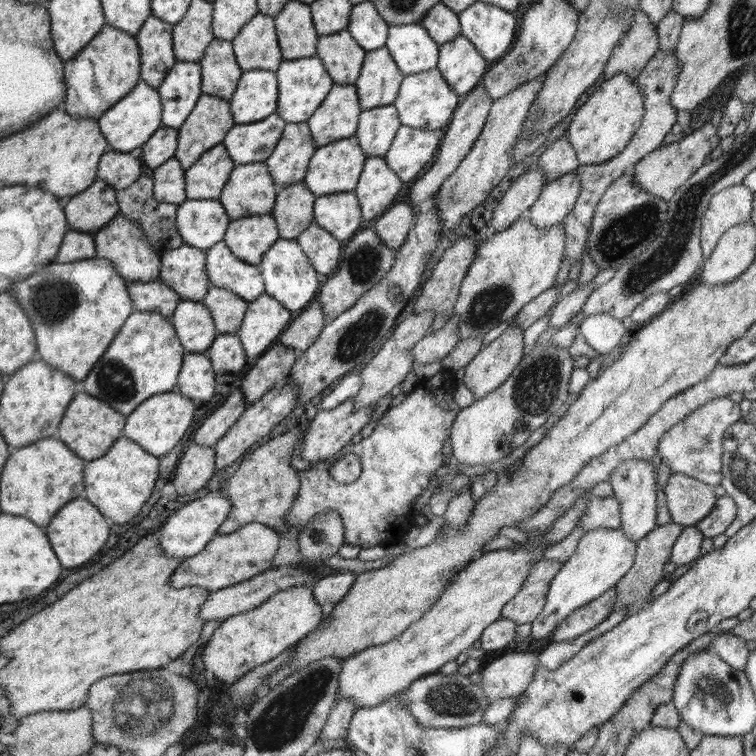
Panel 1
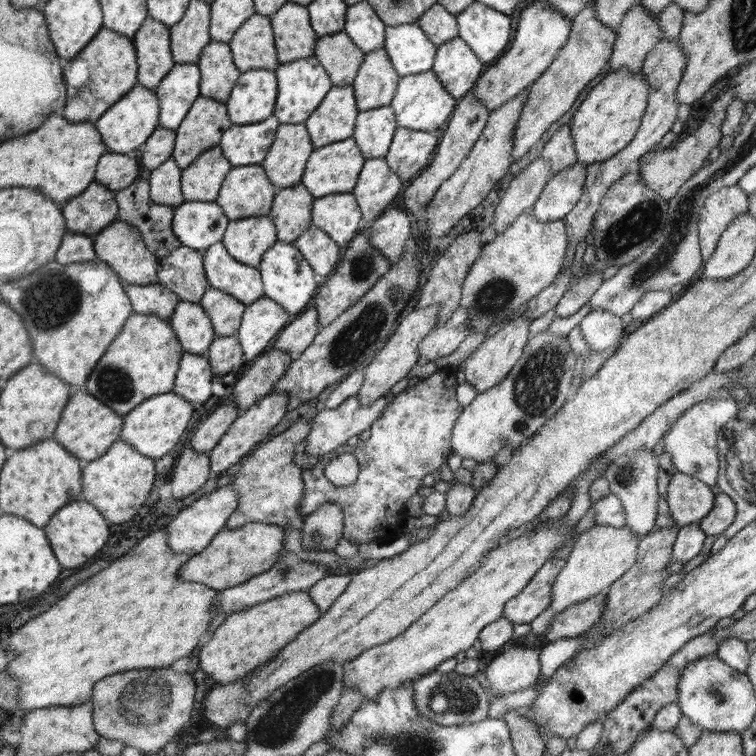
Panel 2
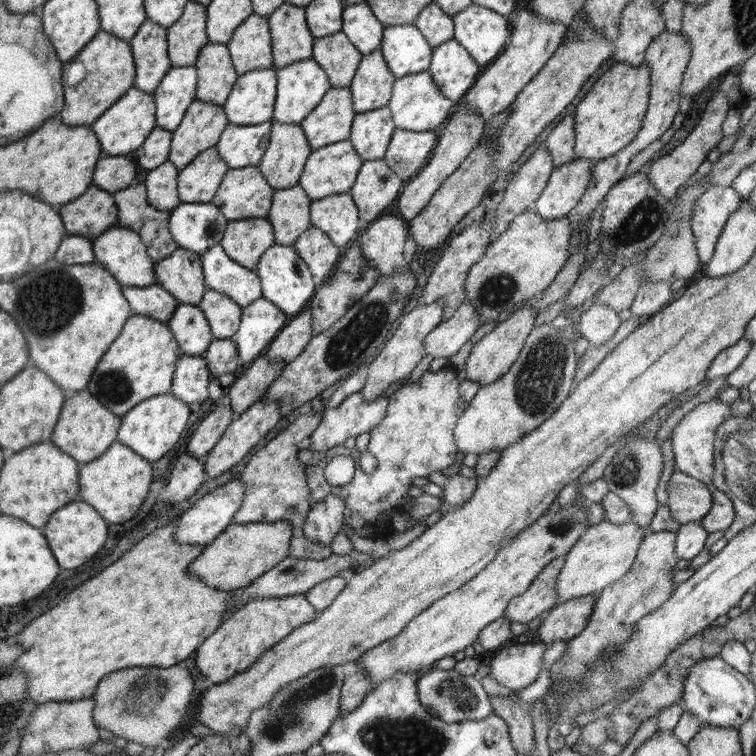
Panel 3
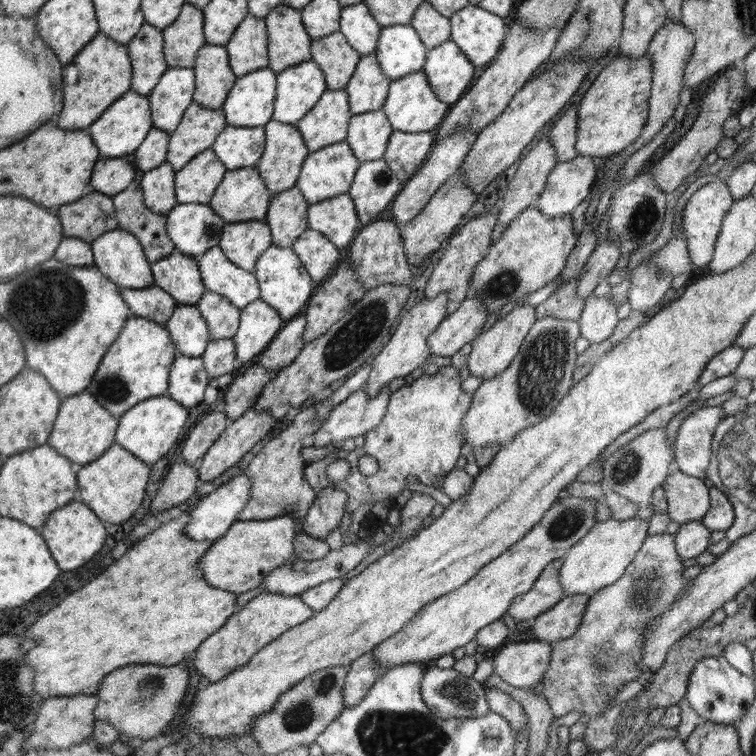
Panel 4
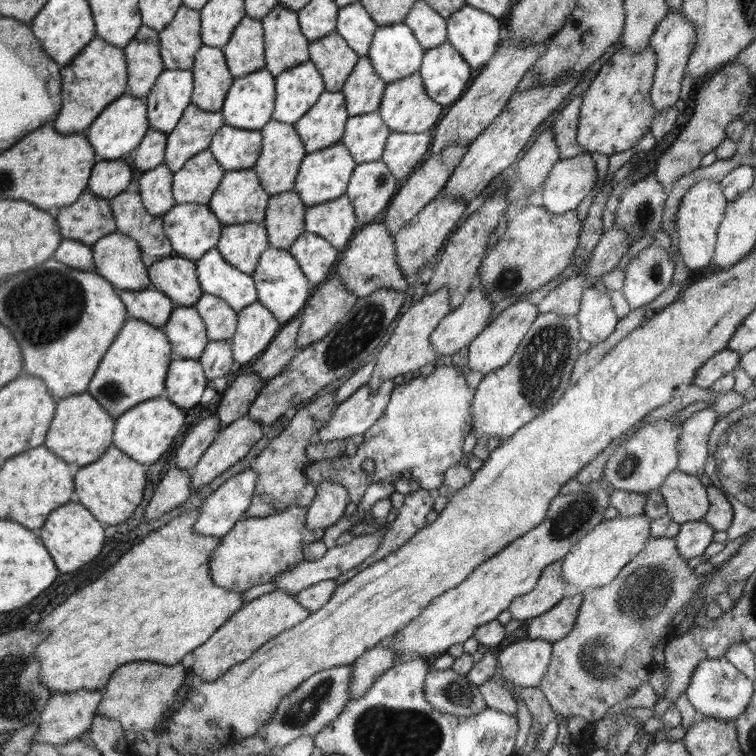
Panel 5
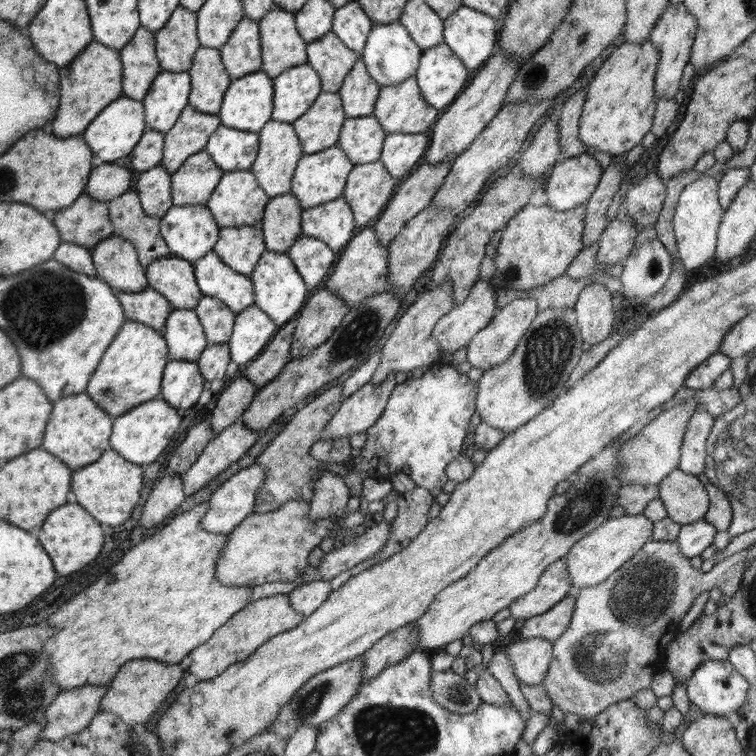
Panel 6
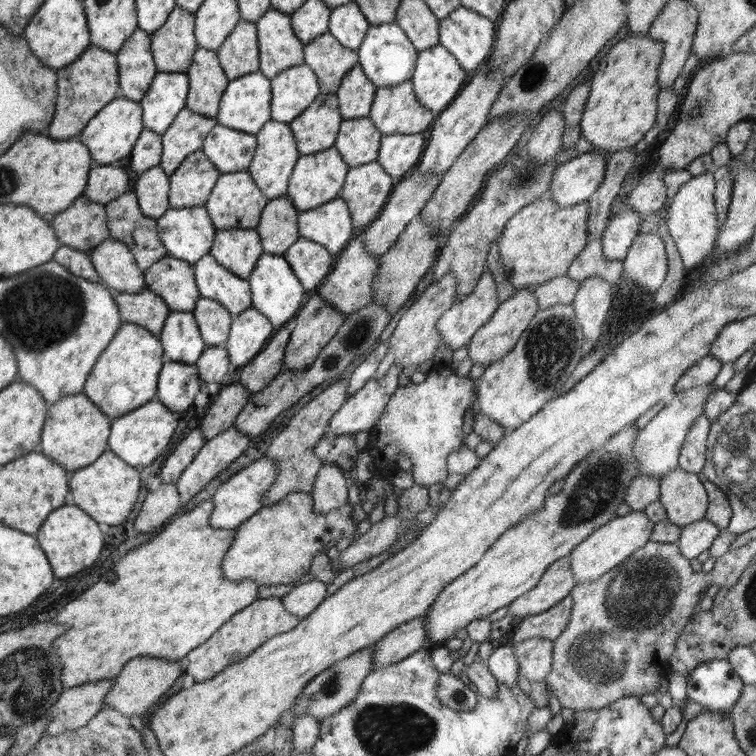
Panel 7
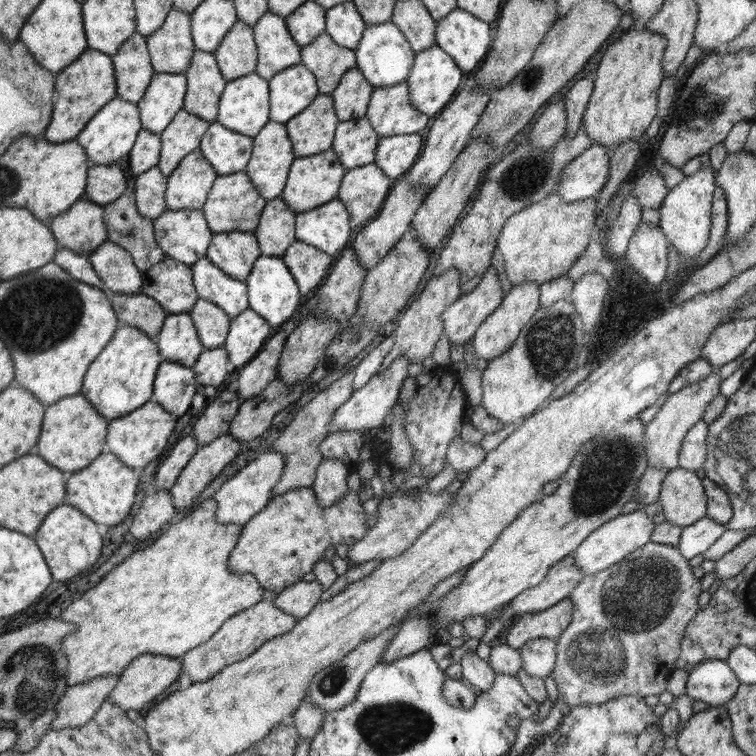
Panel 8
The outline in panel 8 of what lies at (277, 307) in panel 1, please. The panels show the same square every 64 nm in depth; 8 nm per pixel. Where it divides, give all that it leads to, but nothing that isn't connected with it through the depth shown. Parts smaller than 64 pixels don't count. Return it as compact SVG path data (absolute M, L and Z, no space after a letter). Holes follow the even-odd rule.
M246 309L231 317L223 347L234 368L249 363L265 346L266 338L274 330L257 312Z

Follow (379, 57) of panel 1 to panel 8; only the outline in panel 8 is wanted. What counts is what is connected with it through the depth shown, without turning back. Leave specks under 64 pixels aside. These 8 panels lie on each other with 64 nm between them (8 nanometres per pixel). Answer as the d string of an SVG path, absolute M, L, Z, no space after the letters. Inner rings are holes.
M354 67L347 70L342 75L338 86L330 94L338 121L347 122L350 119L365 117L374 89L375 87L367 81L367 78L364 78L360 69Z

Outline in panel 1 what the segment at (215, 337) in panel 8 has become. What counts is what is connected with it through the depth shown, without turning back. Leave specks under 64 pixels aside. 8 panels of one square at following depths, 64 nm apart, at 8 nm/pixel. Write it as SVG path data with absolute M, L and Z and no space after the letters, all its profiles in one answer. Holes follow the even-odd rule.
M212 284L201 301L210 311L219 334L236 334L242 324L248 302L233 291Z

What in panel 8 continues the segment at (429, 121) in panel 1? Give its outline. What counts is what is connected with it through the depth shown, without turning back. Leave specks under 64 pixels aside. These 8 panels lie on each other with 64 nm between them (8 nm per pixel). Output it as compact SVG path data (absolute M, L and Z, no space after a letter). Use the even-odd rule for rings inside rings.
M406 81L389 87L375 87L368 103L365 118L370 121L370 125L380 137L420 132L426 128L430 119L424 113L420 113L416 106L411 105Z

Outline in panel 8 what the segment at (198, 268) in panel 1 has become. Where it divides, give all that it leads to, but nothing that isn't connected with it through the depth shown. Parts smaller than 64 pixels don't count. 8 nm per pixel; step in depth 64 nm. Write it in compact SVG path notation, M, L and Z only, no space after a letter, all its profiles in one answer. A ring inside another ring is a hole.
M164 258L144 275L141 293L158 301L168 314L188 313L197 303L190 265Z

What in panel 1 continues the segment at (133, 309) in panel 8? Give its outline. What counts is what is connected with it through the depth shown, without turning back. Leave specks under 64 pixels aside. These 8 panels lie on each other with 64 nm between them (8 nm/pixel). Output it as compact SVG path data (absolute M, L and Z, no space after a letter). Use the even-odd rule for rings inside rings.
M159 279L148 282L128 282L127 291L136 311L156 312L170 318L182 299Z

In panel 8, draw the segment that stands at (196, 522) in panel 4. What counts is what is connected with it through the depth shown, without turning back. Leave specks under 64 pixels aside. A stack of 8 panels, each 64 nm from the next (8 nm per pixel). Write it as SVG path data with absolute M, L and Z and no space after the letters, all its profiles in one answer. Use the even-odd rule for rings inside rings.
M267 450L252 460L230 479L226 479L212 498L216 502L216 522L218 524L238 524L244 526L254 515L268 505L272 498L272 489L278 484L284 469L282 453Z

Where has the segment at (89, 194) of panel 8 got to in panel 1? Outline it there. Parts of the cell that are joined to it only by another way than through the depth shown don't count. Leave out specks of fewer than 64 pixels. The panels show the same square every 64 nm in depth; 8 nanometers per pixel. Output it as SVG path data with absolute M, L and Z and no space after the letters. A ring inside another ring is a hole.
M107 150L101 157L98 165L97 178L105 180L117 190L128 188L142 174L142 162L140 158L133 158L130 153L116 150Z

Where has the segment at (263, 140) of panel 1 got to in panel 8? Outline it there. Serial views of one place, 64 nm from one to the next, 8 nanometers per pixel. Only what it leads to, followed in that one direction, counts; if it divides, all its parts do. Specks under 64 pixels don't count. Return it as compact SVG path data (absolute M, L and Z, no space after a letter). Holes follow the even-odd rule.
M214 121L202 135L198 149L217 175L234 174L245 170L251 157L253 139Z

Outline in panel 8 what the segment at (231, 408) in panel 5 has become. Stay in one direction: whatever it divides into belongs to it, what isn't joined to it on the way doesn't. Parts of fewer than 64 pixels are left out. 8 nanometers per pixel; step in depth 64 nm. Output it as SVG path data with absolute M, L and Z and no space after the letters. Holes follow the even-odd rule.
M222 391L205 406L191 432L198 446L206 446L221 434L229 432L230 423L238 412L241 398L237 391Z

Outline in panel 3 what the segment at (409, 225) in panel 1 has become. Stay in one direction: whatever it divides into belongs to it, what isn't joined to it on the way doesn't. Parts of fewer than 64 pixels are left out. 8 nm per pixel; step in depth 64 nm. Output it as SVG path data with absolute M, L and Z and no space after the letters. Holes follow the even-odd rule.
M387 211L369 223L366 233L356 239L361 244L362 255L382 277L410 267L403 256L407 234L406 220Z

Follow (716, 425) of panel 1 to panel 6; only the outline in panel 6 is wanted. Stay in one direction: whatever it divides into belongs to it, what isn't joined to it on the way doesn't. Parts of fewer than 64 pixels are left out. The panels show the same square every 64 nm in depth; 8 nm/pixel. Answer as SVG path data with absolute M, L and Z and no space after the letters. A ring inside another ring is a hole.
M704 408L692 415L681 444L679 470L697 477L705 472L706 443L714 421Z

